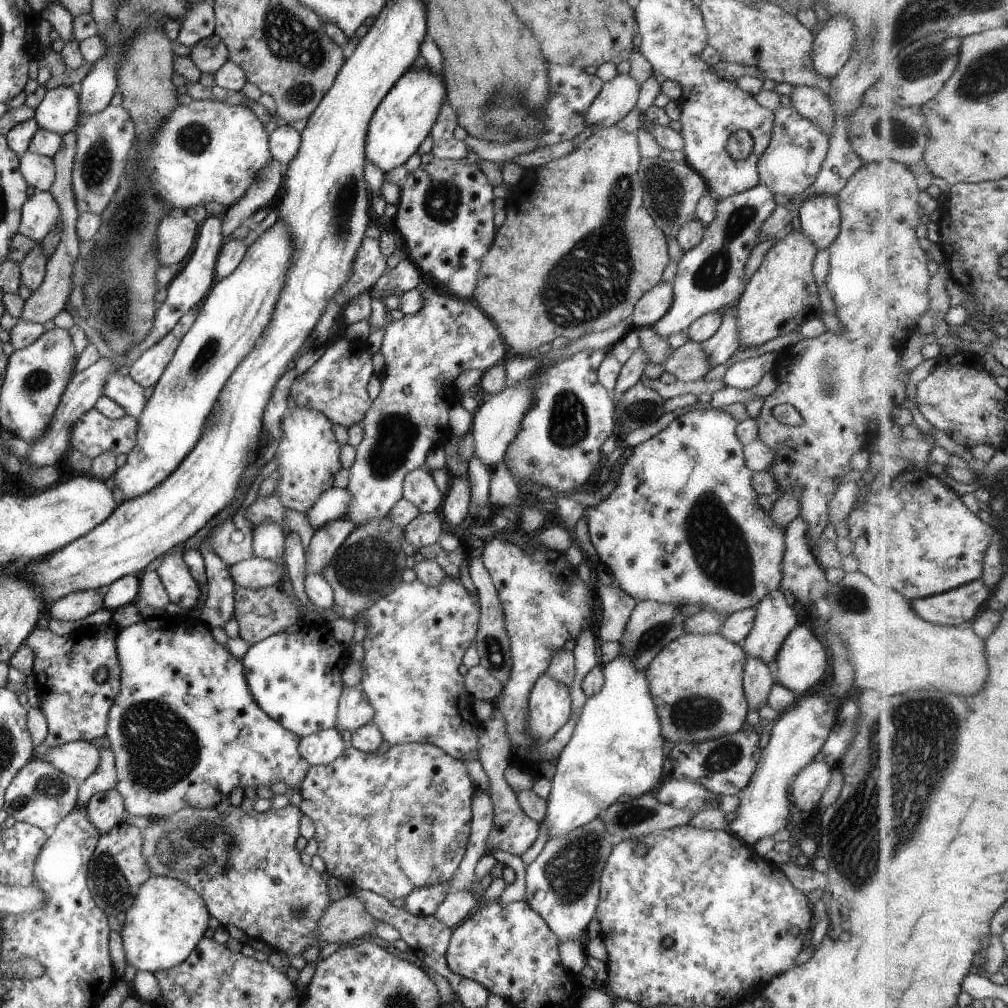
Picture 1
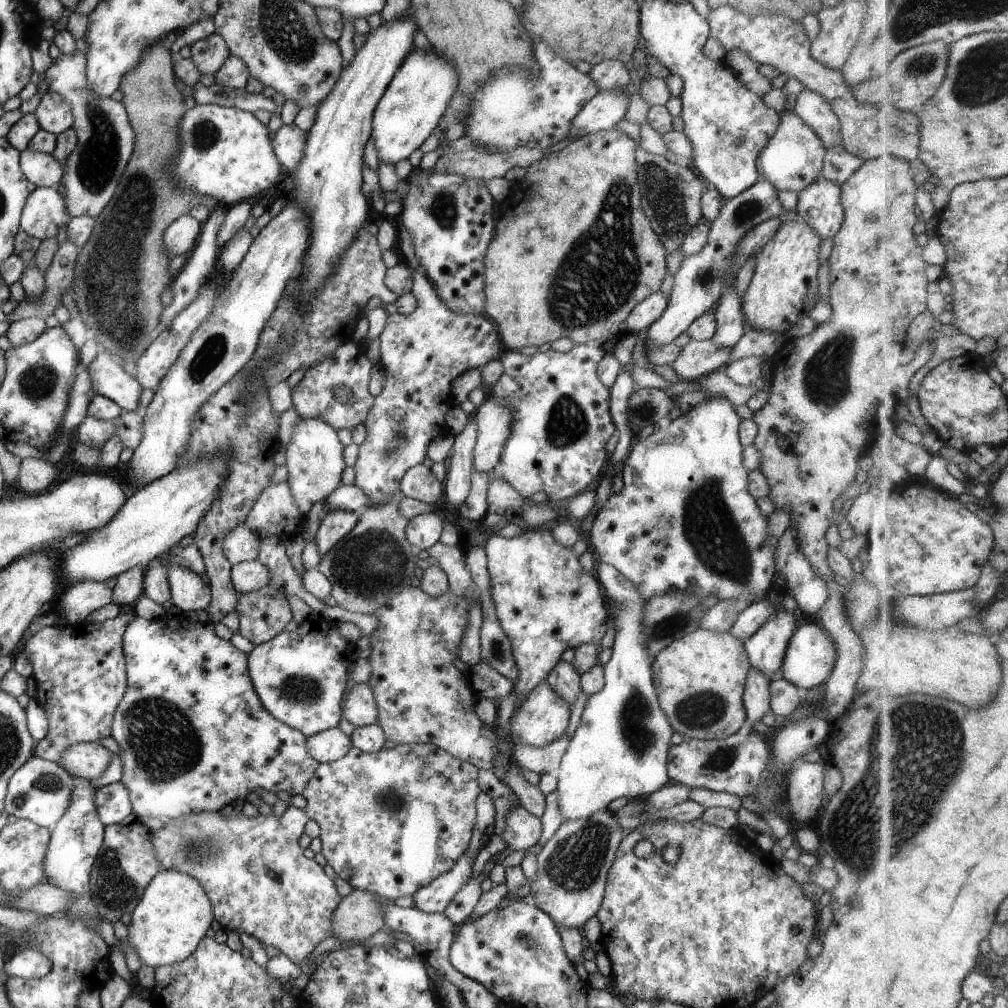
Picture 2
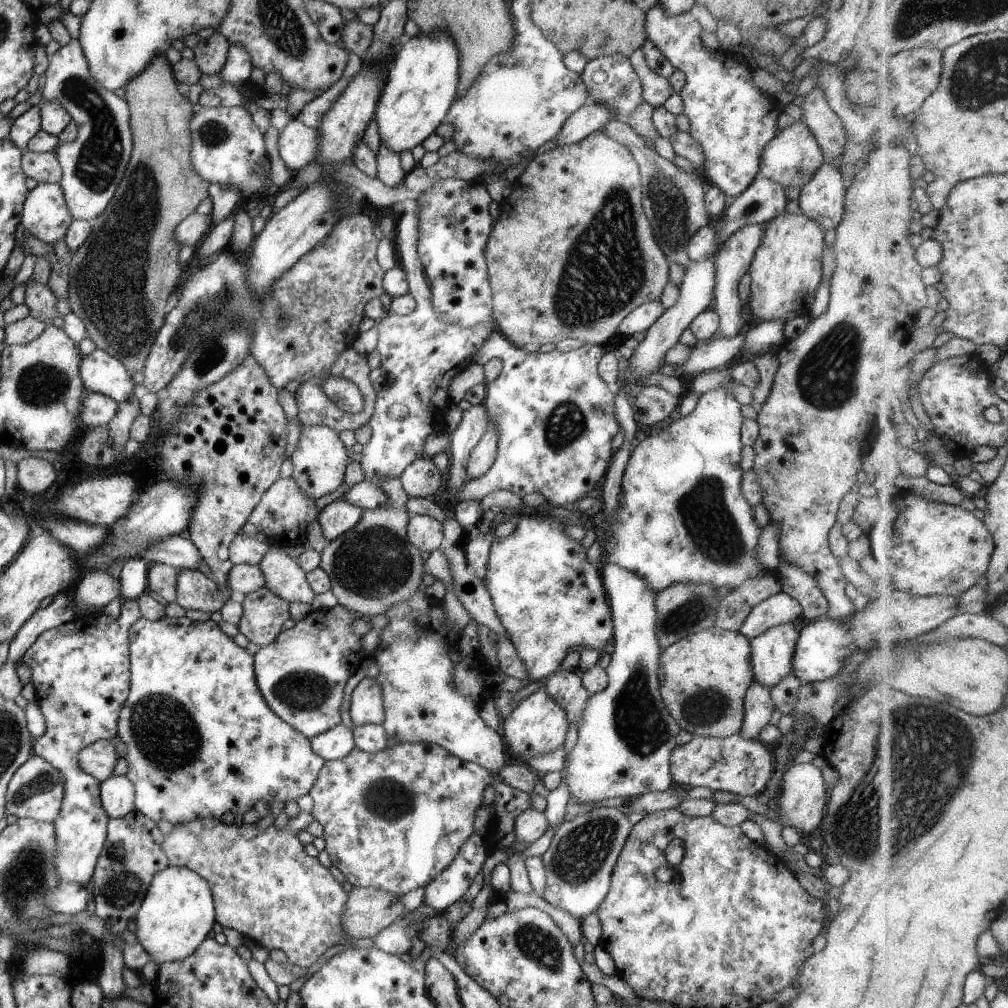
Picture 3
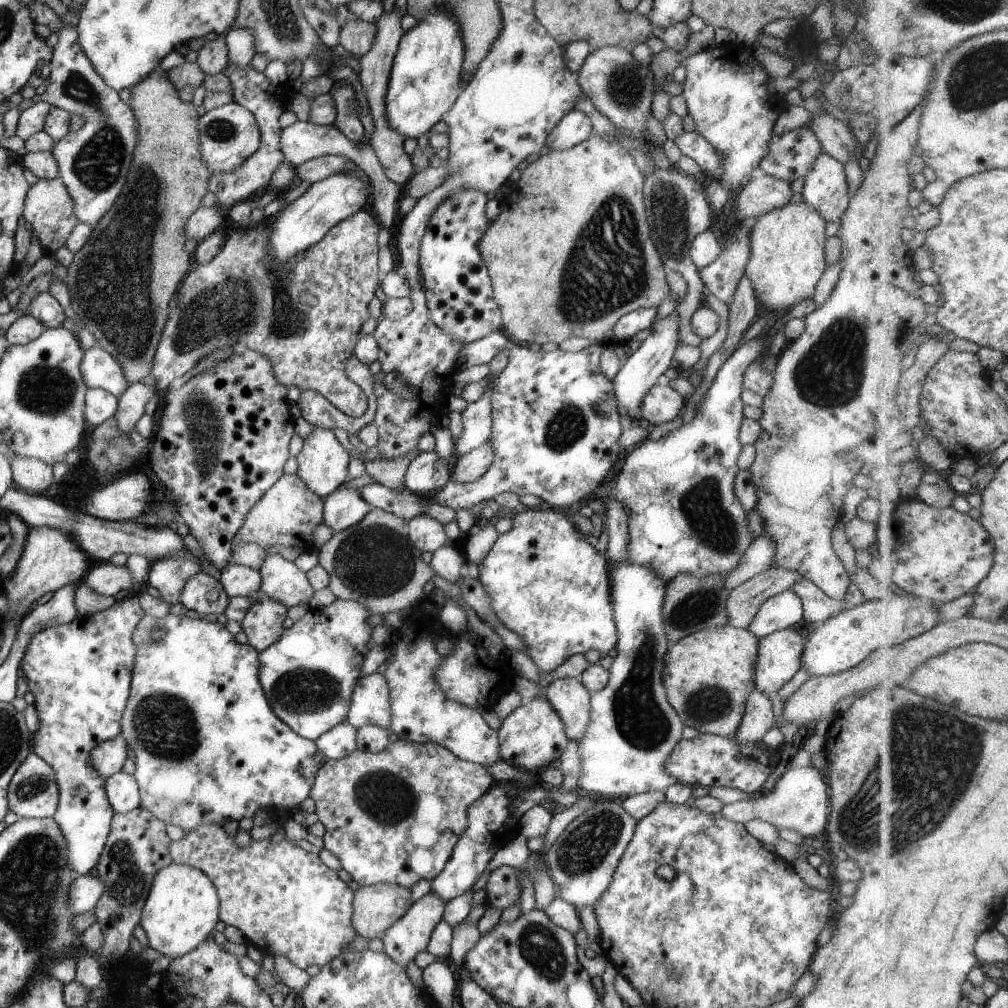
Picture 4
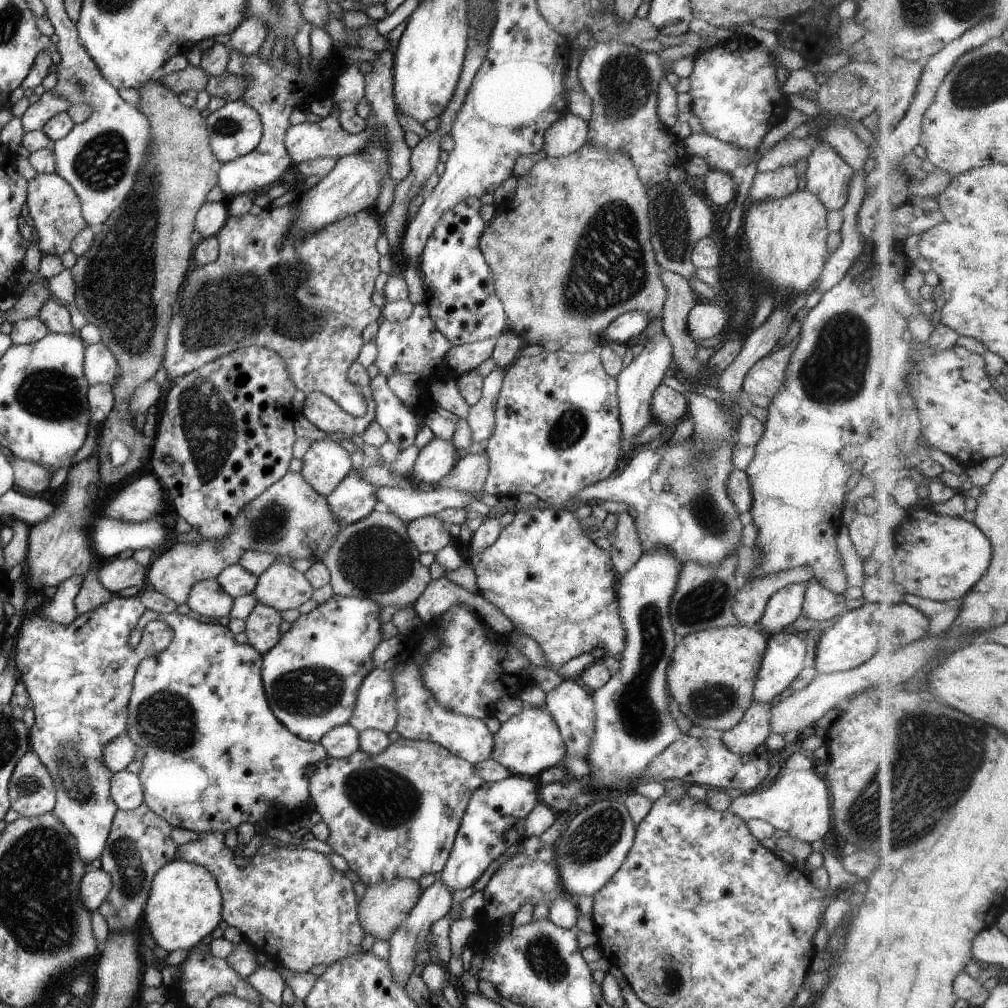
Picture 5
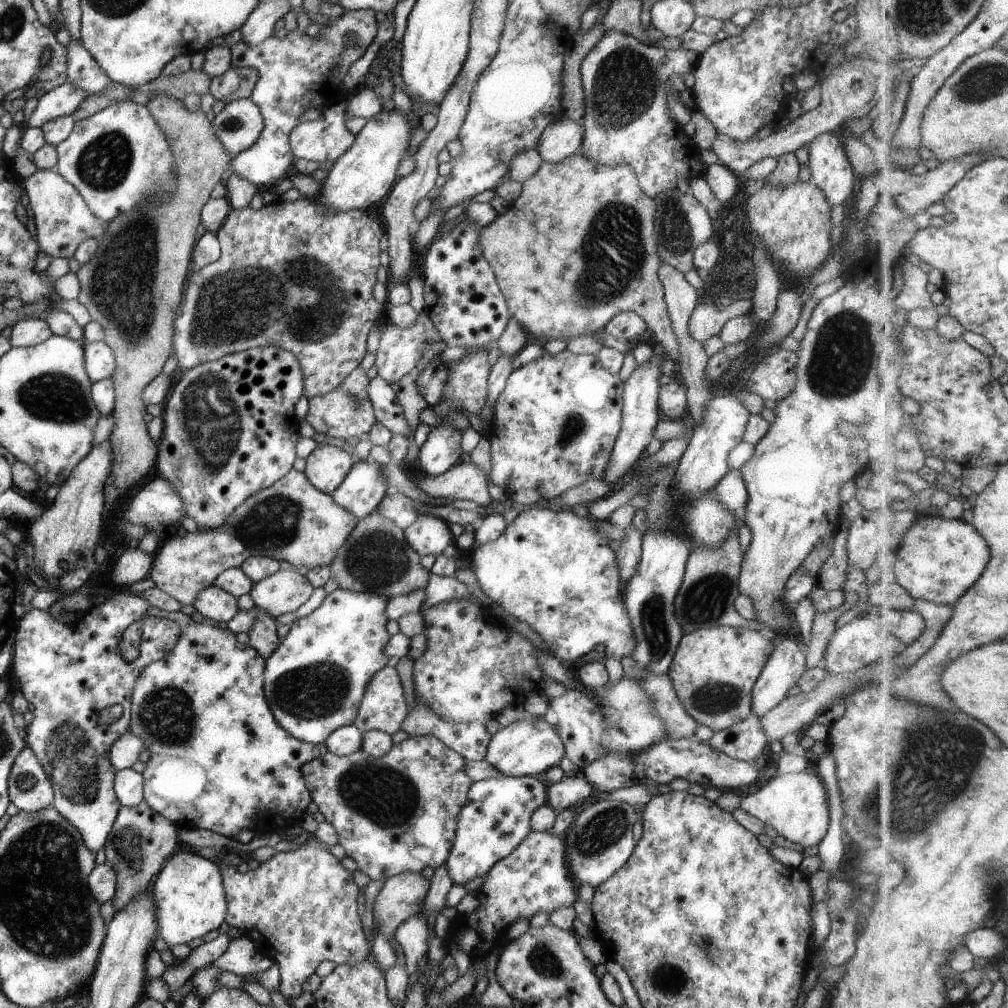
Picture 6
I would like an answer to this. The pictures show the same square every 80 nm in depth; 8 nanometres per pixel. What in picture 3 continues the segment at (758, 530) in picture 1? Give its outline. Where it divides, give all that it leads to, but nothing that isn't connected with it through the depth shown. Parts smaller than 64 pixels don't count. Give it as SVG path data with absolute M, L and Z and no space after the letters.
M718 386L713 390L701 393L695 408L687 416L681 417L678 420L667 421L662 425L661 431L655 434L655 436L643 433L639 435L639 443L632 447L621 477L620 503L616 507L615 514L609 523L606 522L605 517L602 525L603 531L598 533L602 538L601 544L604 546L605 554L607 554L607 562L637 574L656 593L670 584L680 582L703 583L711 585L714 590L720 586L734 589L746 578L759 576L765 572L754 557L755 545L761 529L757 528L755 520L753 520L753 507L743 498L740 491L740 478L743 472L740 467L740 450L742 449L740 426L742 419L739 403L735 401L735 397L724 386Z

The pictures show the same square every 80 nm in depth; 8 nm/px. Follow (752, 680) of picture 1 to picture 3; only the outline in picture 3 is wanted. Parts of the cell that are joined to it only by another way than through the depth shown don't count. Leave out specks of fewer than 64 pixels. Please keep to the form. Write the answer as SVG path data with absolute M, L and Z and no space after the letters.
M753 680L745 691L743 702L742 723L737 733L741 738L755 739L774 710L770 690Z

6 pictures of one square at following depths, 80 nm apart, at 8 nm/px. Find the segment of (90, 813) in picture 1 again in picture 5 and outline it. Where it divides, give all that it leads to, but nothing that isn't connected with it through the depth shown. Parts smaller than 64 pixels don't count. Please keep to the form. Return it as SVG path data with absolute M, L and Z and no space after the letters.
M127 769L112 773L109 792L118 809L128 811L142 803L139 777Z

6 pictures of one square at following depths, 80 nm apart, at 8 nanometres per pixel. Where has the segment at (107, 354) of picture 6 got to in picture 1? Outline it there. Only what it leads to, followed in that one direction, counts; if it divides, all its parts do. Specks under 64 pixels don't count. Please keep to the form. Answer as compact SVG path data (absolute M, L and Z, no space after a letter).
M115 371L103 383L102 395L121 406L127 415L137 418L146 403L143 389L129 375L122 376Z

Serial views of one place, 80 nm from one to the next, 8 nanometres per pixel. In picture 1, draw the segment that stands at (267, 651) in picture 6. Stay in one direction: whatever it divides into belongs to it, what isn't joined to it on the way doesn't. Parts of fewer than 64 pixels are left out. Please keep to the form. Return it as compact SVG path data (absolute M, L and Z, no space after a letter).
M279 585L258 589L234 586L234 611L232 617L238 624L238 636L247 644L255 644L268 636L283 632L293 623L300 623L298 604L285 594Z

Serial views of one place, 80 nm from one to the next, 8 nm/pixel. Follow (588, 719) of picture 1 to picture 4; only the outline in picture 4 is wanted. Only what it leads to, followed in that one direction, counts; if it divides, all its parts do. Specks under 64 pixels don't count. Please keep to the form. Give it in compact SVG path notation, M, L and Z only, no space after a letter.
M623 565L615 567L611 572L610 582L610 601L612 604L613 620L617 629L618 639L615 645L615 654L613 654L613 662L608 668L608 681L607 684L598 691L590 693L590 717L587 723L585 732L578 742L577 752L579 755L580 775L577 781L577 788L575 791L582 794L589 794L593 797L601 799L613 799L624 798L637 793L642 793L653 789L654 791L663 791L667 786L676 782L676 780L669 776L663 768L663 763L667 758L667 755L671 752L676 742L679 742L681 736L681 730L683 730L684 724L677 716L677 713L671 708L669 701L666 699L666 692L662 681L662 668L664 666L664 655L668 651L669 644L666 641L666 634L663 630L661 605L666 589L666 582L647 565Z

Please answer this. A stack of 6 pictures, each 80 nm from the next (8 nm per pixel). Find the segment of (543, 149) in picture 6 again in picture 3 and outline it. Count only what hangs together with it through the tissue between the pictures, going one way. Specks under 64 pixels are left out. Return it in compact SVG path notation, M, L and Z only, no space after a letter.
M585 102L572 112L561 125L559 132L552 138L552 144L570 145L583 140L588 134L597 131L613 117L614 113L600 103Z

